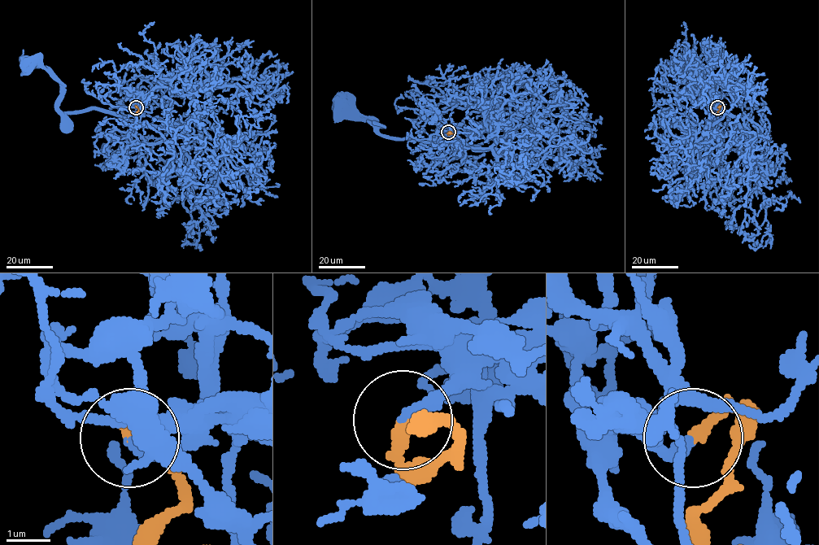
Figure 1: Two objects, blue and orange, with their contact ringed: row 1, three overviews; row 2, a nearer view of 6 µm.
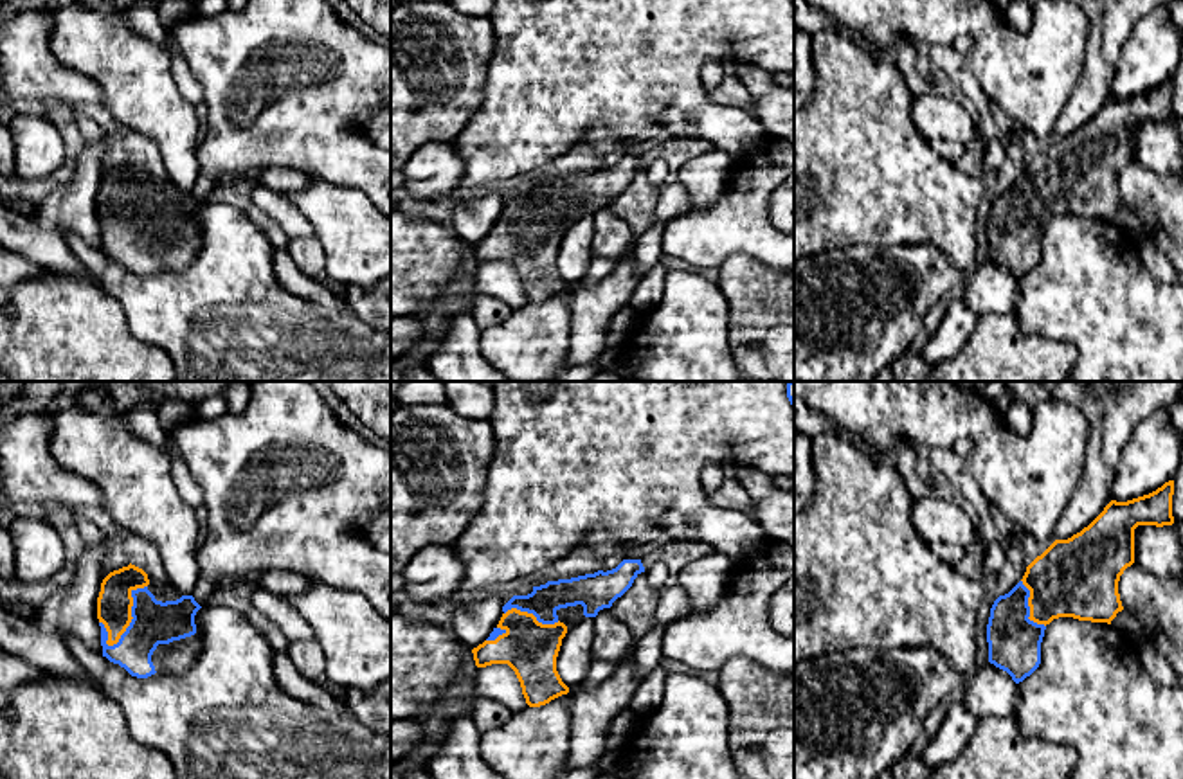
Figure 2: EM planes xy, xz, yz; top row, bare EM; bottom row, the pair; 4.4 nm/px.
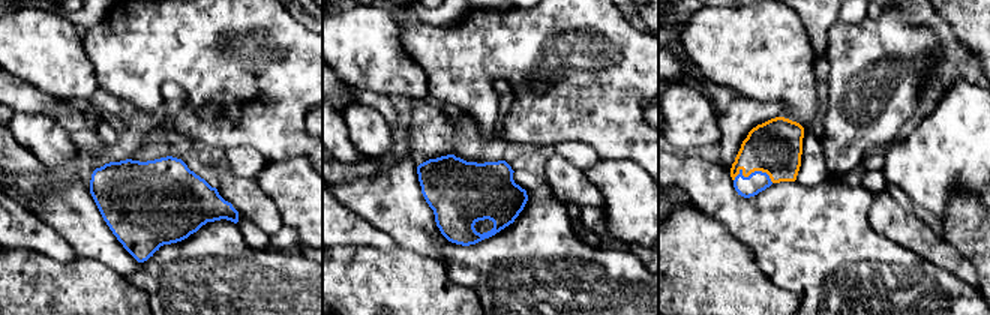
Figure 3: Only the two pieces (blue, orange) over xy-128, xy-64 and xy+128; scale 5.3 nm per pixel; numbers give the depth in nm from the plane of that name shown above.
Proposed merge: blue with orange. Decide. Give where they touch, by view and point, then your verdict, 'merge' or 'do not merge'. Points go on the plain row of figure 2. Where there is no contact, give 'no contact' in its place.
contact xy (132, 211); merge

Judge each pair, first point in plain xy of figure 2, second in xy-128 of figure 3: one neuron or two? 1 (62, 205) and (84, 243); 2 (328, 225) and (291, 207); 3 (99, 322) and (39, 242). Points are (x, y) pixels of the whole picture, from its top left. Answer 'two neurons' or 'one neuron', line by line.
1: one neuron
2: one neuron
3: two neurons

